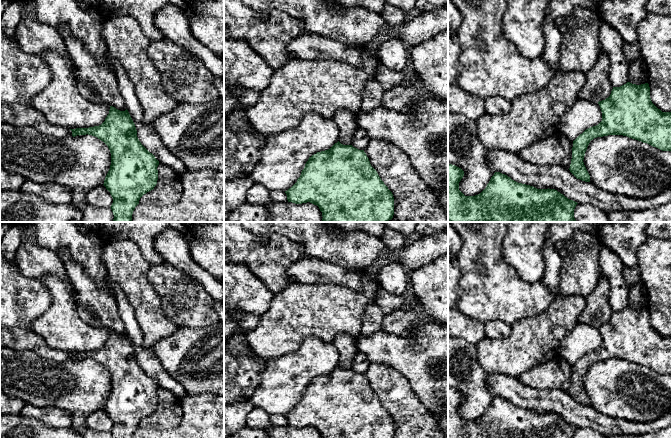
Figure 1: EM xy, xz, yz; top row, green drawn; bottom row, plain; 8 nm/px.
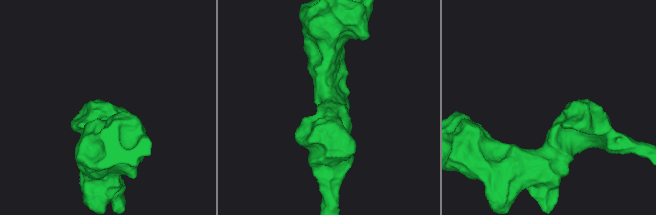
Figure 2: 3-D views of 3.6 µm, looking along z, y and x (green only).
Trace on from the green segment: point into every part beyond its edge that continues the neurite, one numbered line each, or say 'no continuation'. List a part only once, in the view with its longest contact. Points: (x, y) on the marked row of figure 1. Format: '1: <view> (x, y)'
no continuation

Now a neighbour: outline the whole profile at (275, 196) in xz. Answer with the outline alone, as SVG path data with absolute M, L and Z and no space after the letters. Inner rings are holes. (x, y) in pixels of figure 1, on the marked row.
M270 191L270 200L272 202L287 202L287 195L284 191Z

